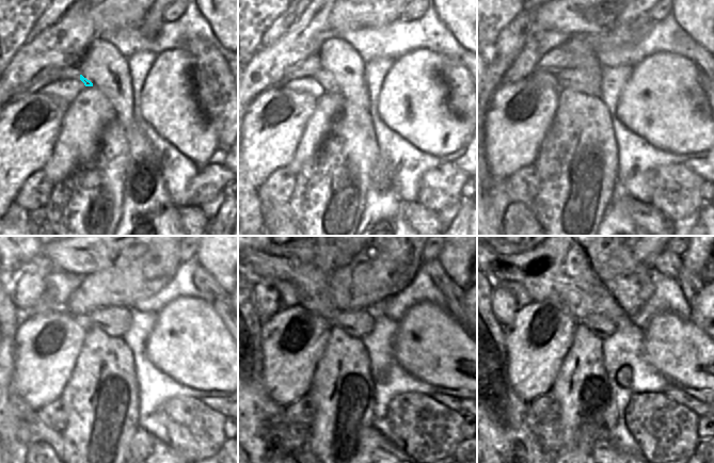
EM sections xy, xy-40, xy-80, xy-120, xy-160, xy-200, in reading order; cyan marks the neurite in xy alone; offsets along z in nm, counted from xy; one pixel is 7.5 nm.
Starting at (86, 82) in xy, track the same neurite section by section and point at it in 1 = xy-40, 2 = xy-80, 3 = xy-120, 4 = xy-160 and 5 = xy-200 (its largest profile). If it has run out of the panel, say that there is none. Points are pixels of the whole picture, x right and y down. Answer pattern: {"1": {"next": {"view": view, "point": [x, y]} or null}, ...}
{"1": {"next": {"view": "xy-40", "point": [323, 77]}}, "2": {"next": {"view": "xy-80", "point": [584, 81]}}, "3": {"next": {"view": "xy-120", "point": [115, 322]}}, "4": {"next": {"view": "xy-160", "point": [356, 323]}}, "5": {"next": {"view": "xy-200", "point": [602, 326]}}}

